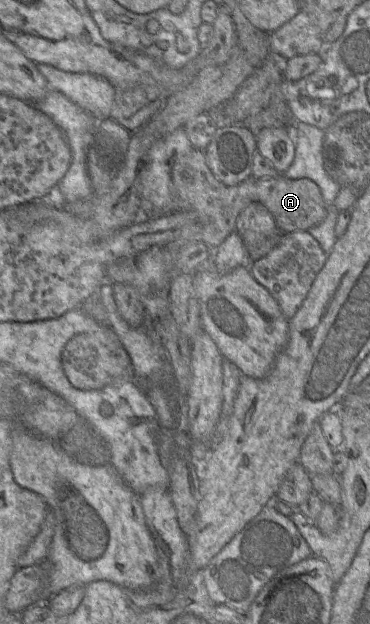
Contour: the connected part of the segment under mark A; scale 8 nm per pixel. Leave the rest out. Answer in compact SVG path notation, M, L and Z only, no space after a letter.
M197 148L174 162L171 169L171 200L172 212L197 212L202 216L202 221L196 225L186 225L173 241L164 245L167 249L178 249L188 242L203 242L218 247L235 231L241 211L253 202L259 202L269 210L280 233L307 231L320 224L328 214L328 205L312 180L289 179L283 175L271 178L251 176L238 185L228 186L213 175L204 151Z

